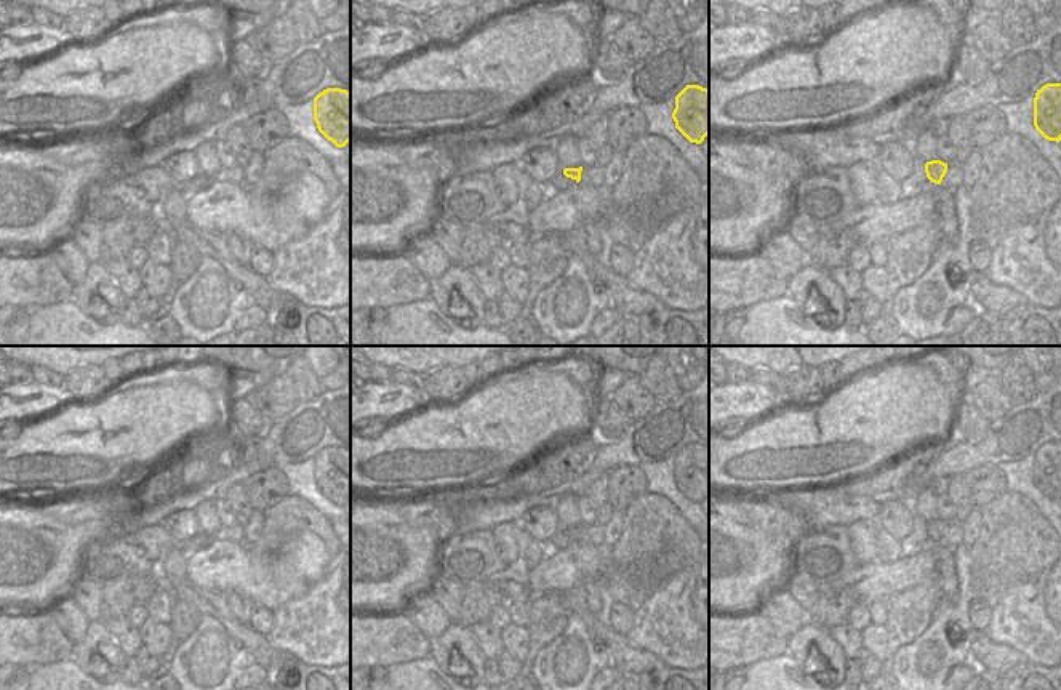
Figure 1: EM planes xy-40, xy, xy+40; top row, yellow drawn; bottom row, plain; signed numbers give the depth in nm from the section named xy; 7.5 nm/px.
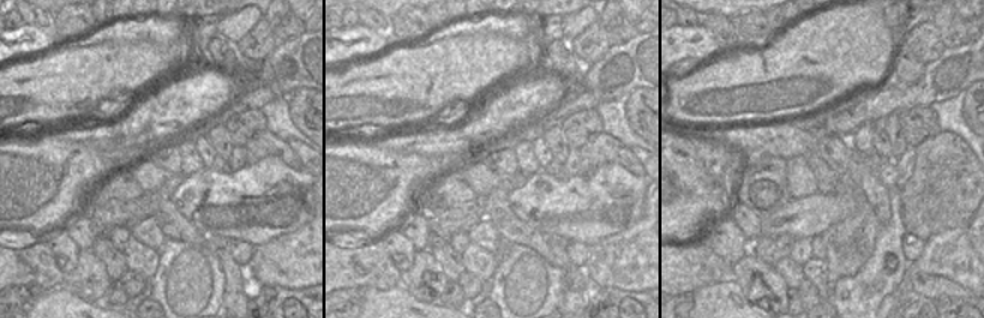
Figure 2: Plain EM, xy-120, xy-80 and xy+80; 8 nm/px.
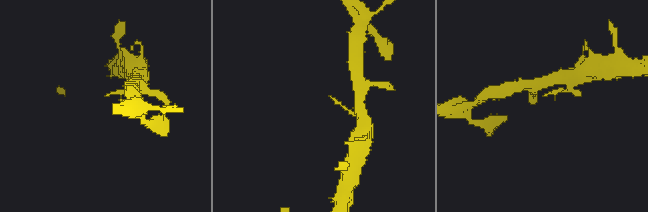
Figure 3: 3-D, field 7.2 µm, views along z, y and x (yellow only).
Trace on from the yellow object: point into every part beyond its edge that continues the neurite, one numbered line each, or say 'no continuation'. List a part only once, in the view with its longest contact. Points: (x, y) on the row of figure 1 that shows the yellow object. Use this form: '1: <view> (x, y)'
no continuation

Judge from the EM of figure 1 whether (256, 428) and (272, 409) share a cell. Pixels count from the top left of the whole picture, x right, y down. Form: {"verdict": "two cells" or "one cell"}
{"verdict": "two cells"}

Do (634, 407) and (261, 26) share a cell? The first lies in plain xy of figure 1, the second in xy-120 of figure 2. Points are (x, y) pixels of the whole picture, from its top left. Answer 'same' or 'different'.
same

